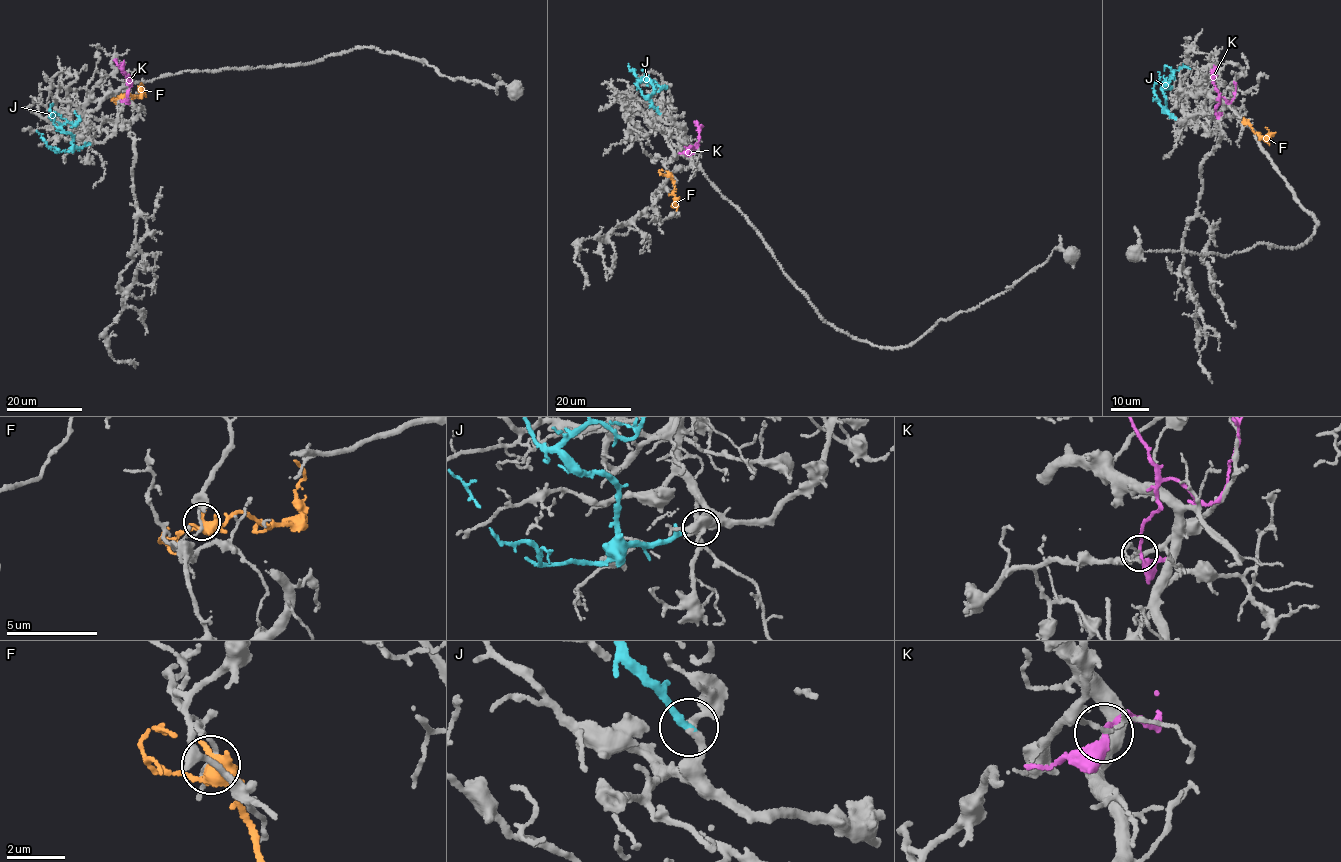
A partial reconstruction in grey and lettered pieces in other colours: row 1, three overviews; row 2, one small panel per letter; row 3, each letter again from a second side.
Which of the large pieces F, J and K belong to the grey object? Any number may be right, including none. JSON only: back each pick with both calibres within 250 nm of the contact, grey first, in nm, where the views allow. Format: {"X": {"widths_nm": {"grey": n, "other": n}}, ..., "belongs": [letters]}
{"J": {"widths_nm": {"grey": 240, "other": 280}}, "belongs": ["J"]}

